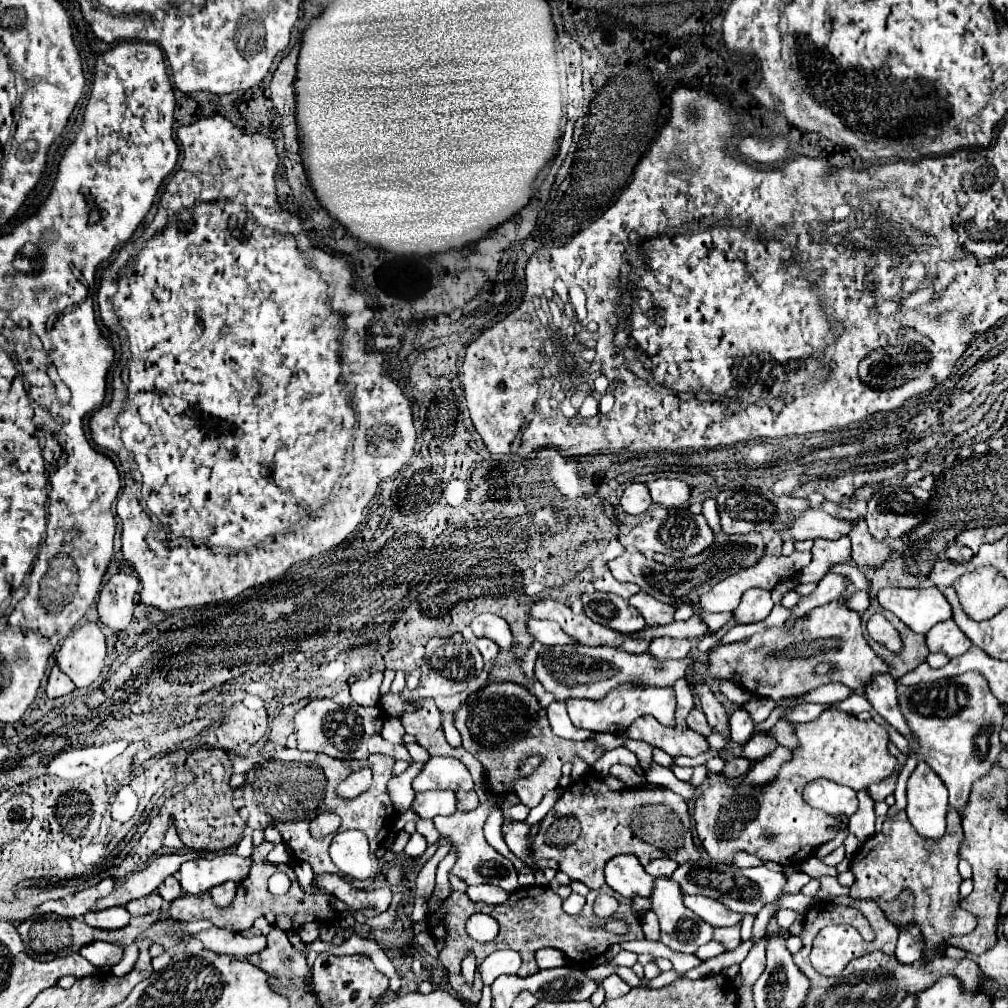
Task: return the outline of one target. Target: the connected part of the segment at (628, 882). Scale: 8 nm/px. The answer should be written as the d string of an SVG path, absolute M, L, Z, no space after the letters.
M615 856L605 864L605 882L625 898L649 898L655 878L643 870L635 856Z

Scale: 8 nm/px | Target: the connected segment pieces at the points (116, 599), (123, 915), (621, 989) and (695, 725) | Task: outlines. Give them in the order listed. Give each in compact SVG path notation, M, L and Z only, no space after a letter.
M117 572L101 586L97 612L99 622L111 628L111 632L123 632L133 620L133 598L139 590L139 580L131 574Z
M107 908L101 912L91 910L85 916L79 916L85 924L93 926L93 928L103 928L103 930L119 930L125 928L127 922L131 920L131 914L125 908Z
M617 974L605 978L605 980L603 980L603 988L605 988L605 992L607 992L607 998L617 998L617 996L623 996L623 994L627 994L627 992L631 990L629 984L623 982Z
M691 712L691 714L689 714L689 728L701 732L703 736L709 736L709 734L711 734L711 728L709 728L703 712L701 712L701 714L699 714L699 712Z

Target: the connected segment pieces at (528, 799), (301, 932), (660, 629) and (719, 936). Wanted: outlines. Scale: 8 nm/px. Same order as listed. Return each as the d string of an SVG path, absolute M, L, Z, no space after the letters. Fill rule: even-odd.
M491 682L467 696L467 700L455 712L453 724L463 738L463 748L483 764L489 792L497 796L513 792L527 808L537 806L549 790L557 788L561 778L561 766L565 762L571 762L573 756L581 756L591 766L605 754L605 750L593 740L575 742L555 736L547 720L547 710L539 704L535 694L515 682ZM497 734L503 736L499 738L499 750ZM527 756L541 756L543 762L537 772L521 778L521 774L517 774L517 766Z
M315 924L303 926L297 930L297 933L305 944L311 944L319 938L319 929Z
M691 616L685 622L671 622L665 626L655 626L655 628L643 628L641 632L633 634L623 634L623 638L637 638L637 640L653 640L653 638L697 638L707 632L707 626L699 620L699 616Z
M741 924L737 926L729 926L729 928L715 928L715 940L719 940L721 944L725 944L727 950L735 950L739 946L739 928Z

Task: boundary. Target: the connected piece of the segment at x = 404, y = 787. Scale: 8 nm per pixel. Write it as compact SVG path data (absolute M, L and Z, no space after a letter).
M413 762L403 774L399 776L393 776L391 782L389 782L389 796L393 800L393 806L397 812L405 812L407 806L411 806L413 798L415 798L415 792L411 788L411 782L413 778L423 770L423 764L419 762Z

